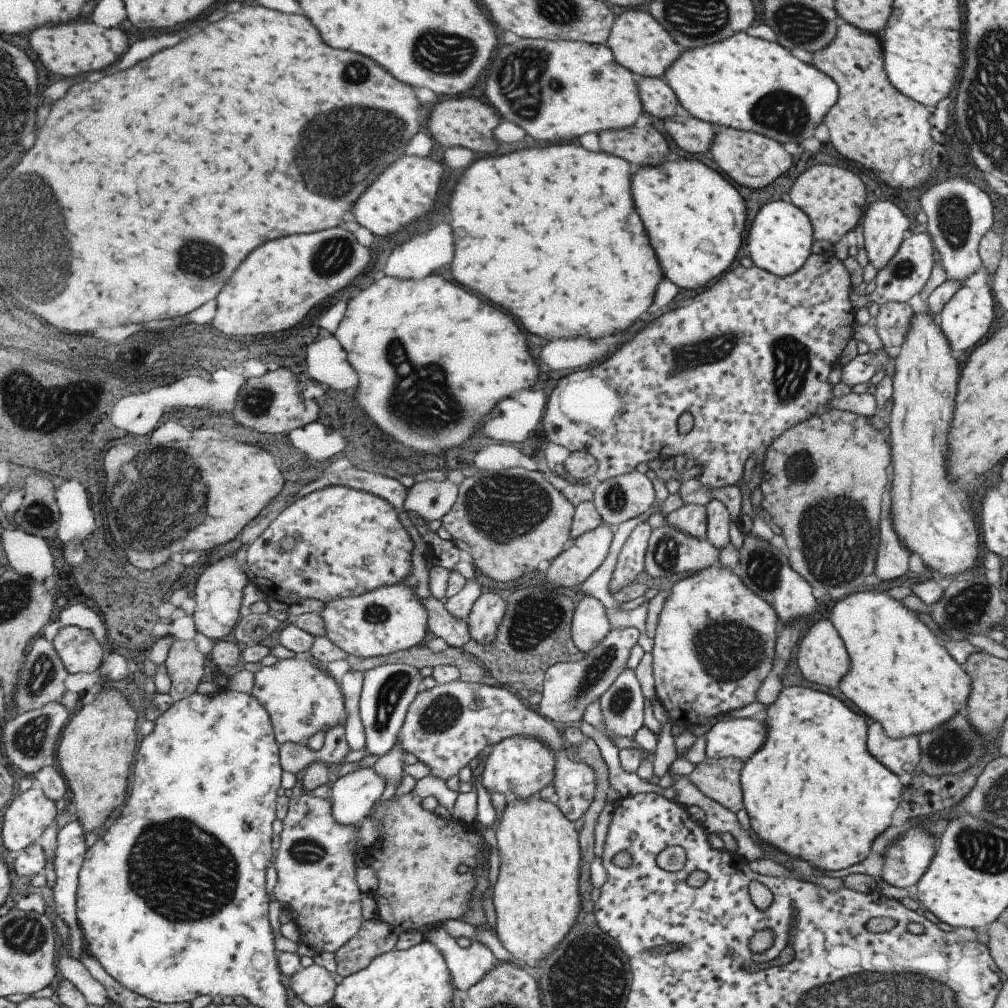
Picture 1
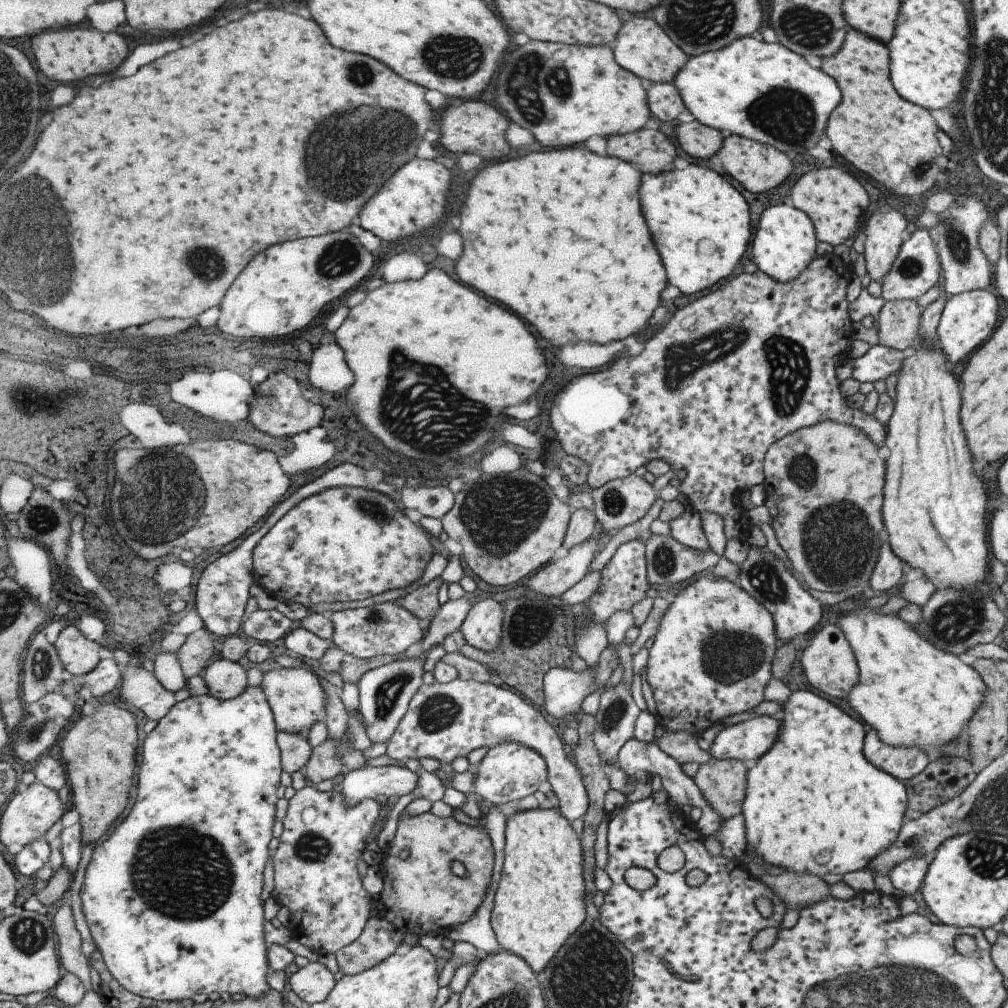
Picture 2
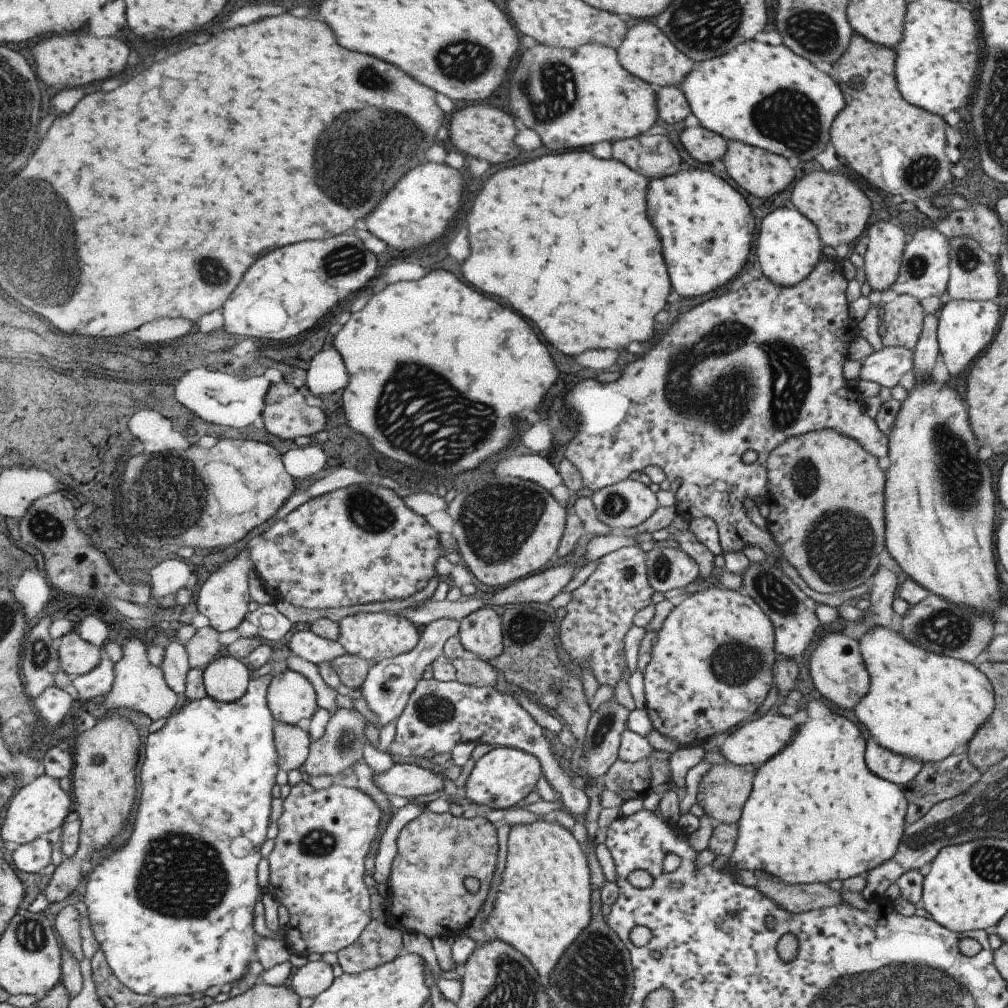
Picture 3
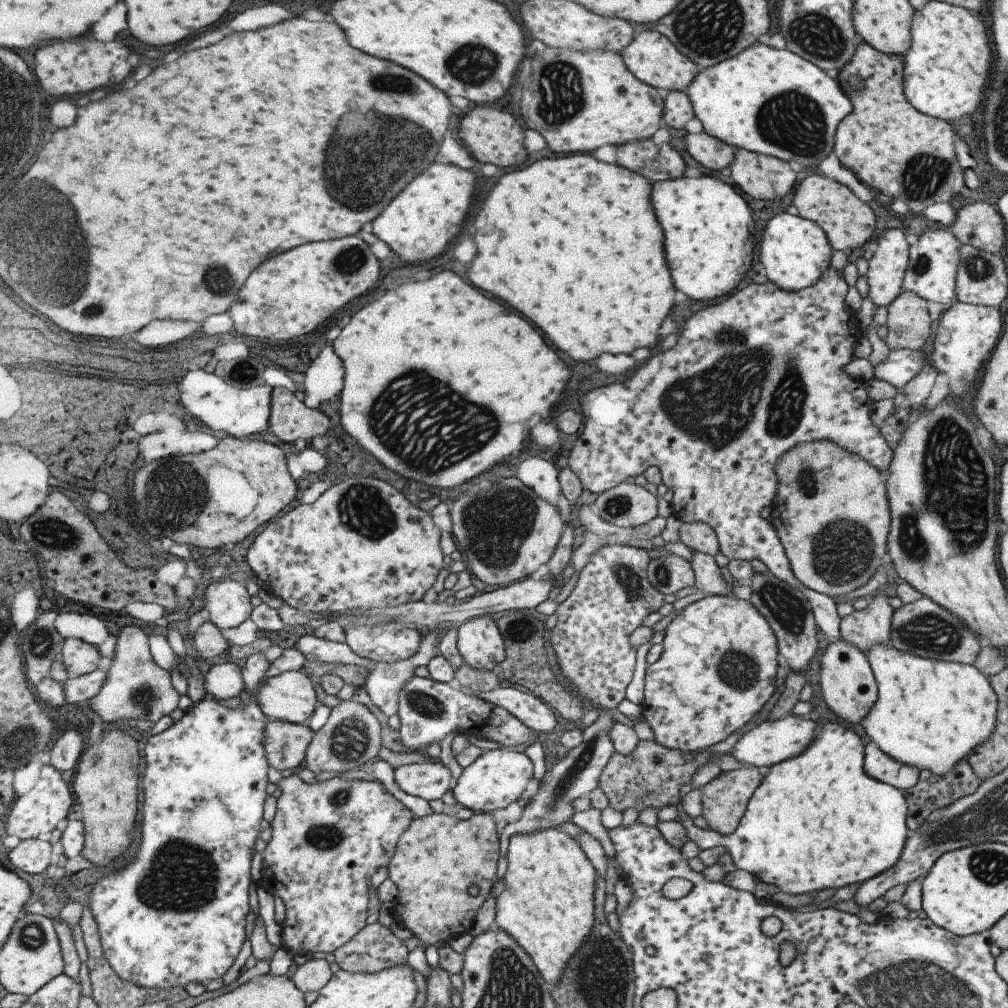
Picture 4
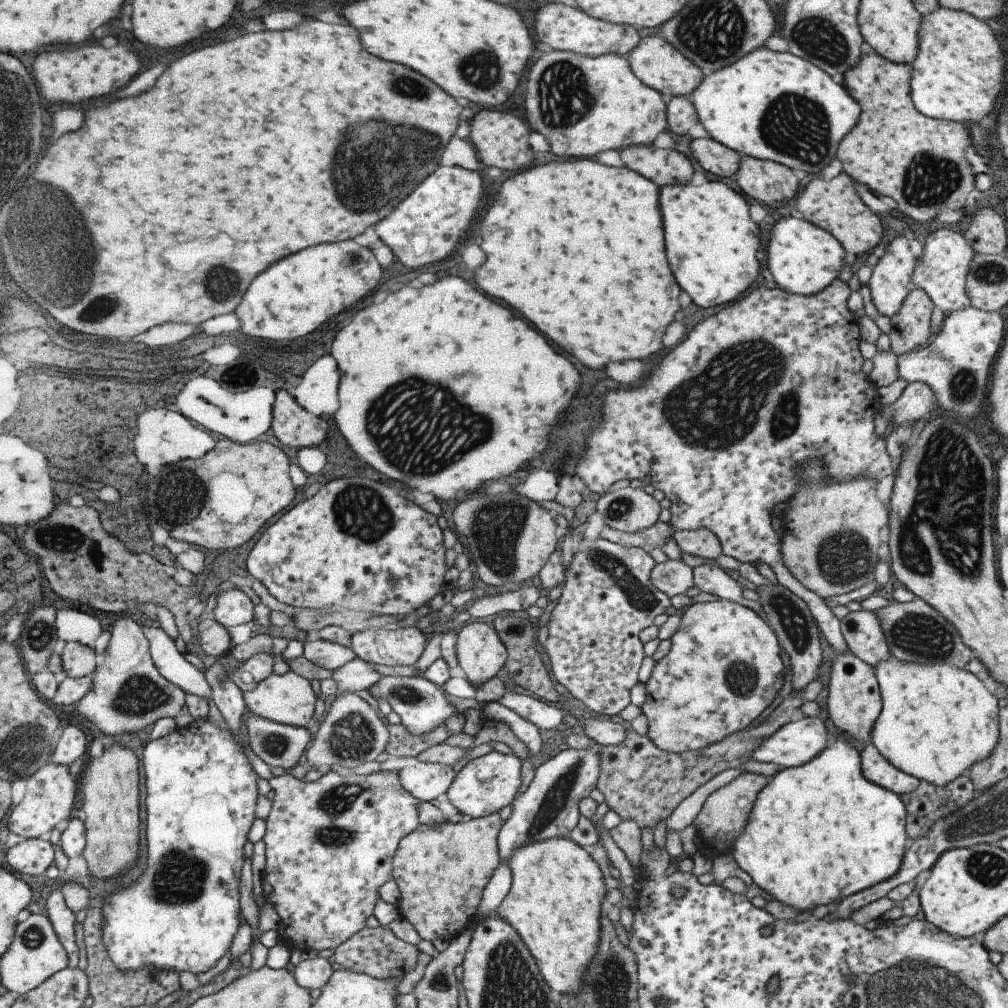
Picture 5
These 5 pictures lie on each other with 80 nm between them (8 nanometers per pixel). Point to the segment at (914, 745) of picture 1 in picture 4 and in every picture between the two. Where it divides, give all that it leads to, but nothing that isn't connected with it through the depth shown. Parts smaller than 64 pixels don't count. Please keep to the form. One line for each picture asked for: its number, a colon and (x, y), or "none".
2: (901, 762)
3: (900, 770)
4: (877, 765)

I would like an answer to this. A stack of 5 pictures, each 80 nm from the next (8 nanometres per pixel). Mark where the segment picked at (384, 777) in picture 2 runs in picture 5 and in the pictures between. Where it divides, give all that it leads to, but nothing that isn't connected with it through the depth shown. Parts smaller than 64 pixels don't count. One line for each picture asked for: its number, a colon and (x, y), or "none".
3: (407, 779)
4: (427, 780)
5: (426, 782)

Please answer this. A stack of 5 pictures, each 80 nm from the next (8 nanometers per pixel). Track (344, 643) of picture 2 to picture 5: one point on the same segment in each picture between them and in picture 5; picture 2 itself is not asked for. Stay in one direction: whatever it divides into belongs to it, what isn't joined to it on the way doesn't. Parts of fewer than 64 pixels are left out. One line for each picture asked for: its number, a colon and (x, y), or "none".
3: (373, 636)
4: (387, 642)
5: (401, 646)

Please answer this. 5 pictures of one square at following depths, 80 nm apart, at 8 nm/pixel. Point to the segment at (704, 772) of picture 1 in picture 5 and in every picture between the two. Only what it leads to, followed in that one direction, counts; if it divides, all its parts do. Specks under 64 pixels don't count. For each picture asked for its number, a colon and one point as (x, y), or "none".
2: (721, 782)
3: (723, 790)
4: (724, 799)
5: (724, 813)

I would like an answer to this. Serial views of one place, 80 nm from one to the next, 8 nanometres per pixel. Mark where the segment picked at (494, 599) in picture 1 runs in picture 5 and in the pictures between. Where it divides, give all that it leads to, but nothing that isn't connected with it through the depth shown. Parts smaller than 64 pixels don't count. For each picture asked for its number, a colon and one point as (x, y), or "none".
2: (482, 629)
3: (480, 634)
4: (479, 642)
5: (480, 653)

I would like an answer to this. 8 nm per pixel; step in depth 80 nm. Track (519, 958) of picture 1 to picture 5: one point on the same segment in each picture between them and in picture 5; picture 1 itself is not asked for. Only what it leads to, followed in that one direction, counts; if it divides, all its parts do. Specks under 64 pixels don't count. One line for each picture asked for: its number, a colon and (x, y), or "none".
2: (537, 904)
3: (542, 904)
4: (547, 904)
5: (555, 898)

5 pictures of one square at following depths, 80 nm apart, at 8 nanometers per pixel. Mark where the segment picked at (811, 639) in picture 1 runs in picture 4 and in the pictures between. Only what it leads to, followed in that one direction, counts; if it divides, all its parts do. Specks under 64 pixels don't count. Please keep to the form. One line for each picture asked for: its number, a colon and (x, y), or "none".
2: (827, 662)
3: (837, 671)
4: (848, 688)

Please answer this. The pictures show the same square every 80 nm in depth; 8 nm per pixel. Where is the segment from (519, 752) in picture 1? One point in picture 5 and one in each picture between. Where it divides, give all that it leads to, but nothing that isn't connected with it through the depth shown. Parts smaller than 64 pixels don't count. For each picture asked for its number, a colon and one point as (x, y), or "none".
2: (509, 771)
3: (499, 779)
4: (498, 776)
5: (485, 784)

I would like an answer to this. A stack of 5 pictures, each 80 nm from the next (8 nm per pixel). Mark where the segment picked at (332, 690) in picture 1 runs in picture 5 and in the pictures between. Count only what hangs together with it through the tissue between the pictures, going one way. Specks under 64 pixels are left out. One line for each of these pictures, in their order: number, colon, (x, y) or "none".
2: (298, 699)
3: (293, 699)
4: (290, 696)
5: (289, 699)

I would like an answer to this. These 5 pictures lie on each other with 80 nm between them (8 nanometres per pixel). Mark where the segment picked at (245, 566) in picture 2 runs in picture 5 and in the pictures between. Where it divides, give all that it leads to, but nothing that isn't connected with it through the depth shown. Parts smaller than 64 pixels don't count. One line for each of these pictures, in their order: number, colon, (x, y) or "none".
3: (224, 598)
4: (228, 603)
5: (233, 607)

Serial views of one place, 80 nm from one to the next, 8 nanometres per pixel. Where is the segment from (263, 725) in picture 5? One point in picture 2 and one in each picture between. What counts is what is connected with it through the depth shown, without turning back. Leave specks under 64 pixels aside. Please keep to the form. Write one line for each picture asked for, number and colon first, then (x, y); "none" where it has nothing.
2: (296, 750)
3: (293, 742)
4: (287, 744)

